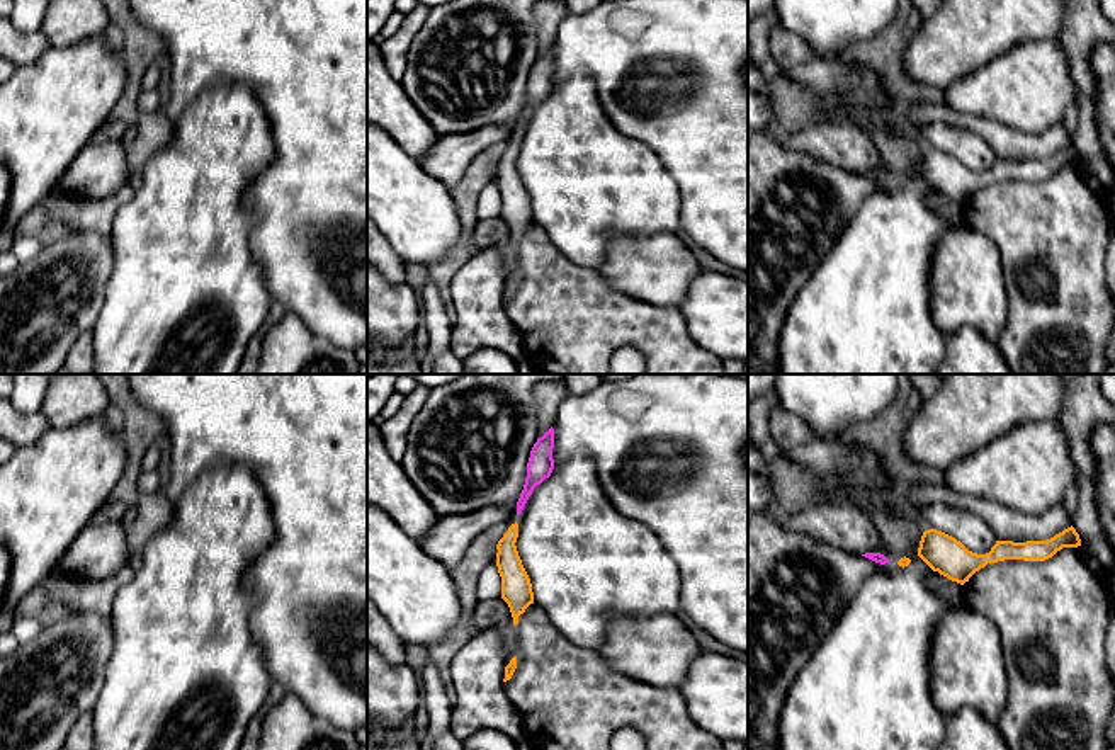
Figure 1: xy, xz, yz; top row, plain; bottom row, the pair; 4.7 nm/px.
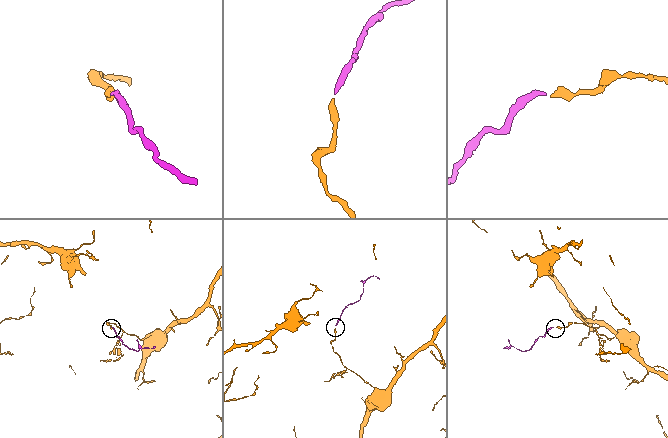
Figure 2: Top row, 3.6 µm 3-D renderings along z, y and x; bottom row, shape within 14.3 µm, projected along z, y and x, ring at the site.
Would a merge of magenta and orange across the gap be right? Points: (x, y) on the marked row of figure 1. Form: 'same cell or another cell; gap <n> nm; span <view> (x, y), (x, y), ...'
same cell; gap 40 nm; span xz (517, 514), (515, 522)

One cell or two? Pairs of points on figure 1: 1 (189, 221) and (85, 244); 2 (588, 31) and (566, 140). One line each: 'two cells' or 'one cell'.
1: two cells
2: two cells

